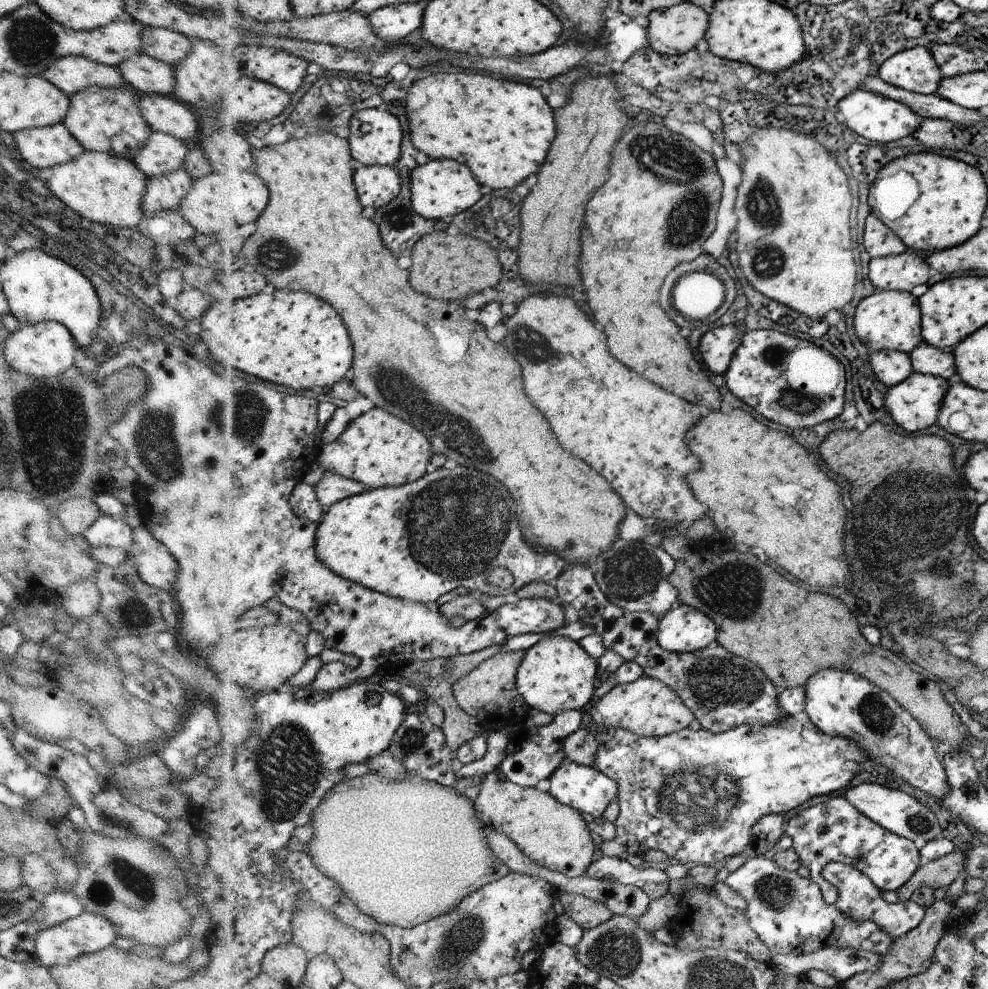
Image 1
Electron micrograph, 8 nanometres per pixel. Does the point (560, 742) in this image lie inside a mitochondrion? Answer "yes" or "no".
no

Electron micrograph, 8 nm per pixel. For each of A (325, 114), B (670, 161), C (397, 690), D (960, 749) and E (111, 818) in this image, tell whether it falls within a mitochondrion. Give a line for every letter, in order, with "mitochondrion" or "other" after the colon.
A: mitochondrion
B: mitochondrion
C: other
D: other
E: mitochondrion

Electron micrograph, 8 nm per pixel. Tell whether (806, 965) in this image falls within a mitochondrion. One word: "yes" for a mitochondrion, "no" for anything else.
no

